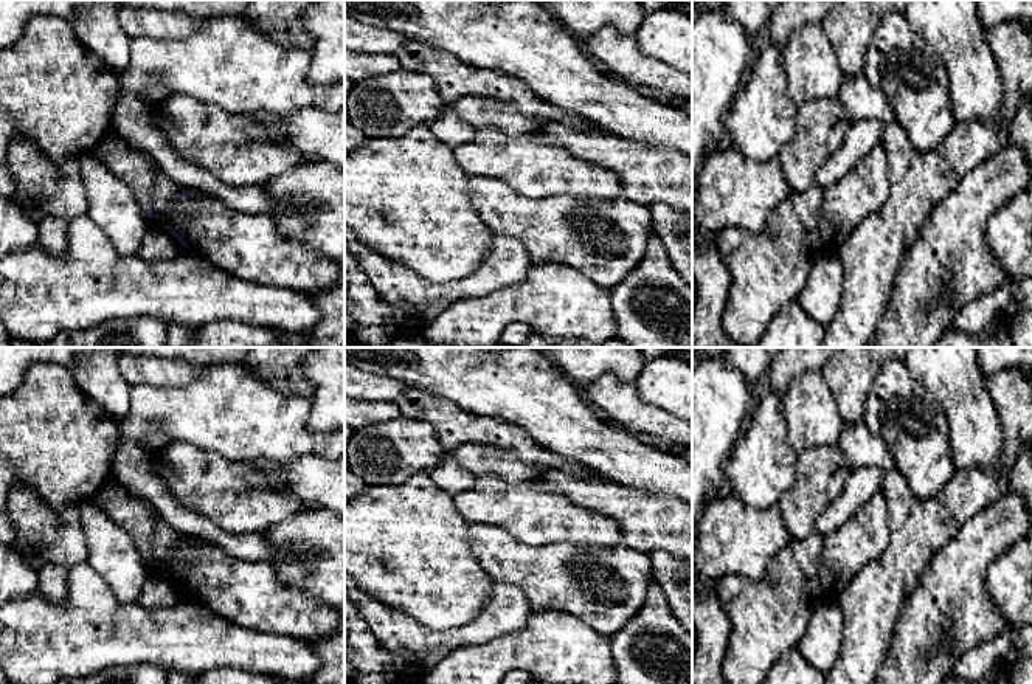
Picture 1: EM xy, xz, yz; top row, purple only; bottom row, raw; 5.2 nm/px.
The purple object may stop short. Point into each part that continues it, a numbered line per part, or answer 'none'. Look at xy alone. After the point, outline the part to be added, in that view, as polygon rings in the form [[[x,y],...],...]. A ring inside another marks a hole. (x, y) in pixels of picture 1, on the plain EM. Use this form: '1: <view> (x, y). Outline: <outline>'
1: xy (247, 593). Outline: [[[206,540],[175,551],[168,572],[185,579],[185,588],[194,600],[244,628],[313,639],[334,633],[341,617],[334,606],[282,586],[270,561],[237,560]]]

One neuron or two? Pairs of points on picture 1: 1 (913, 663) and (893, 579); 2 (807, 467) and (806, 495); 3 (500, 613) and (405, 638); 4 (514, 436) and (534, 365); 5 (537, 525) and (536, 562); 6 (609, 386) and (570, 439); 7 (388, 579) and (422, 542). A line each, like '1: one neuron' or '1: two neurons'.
1: two neurons
2: one neuron
3: one neuron
4: two neurons
5: two neurons
6: two neurons
7: one neuron

